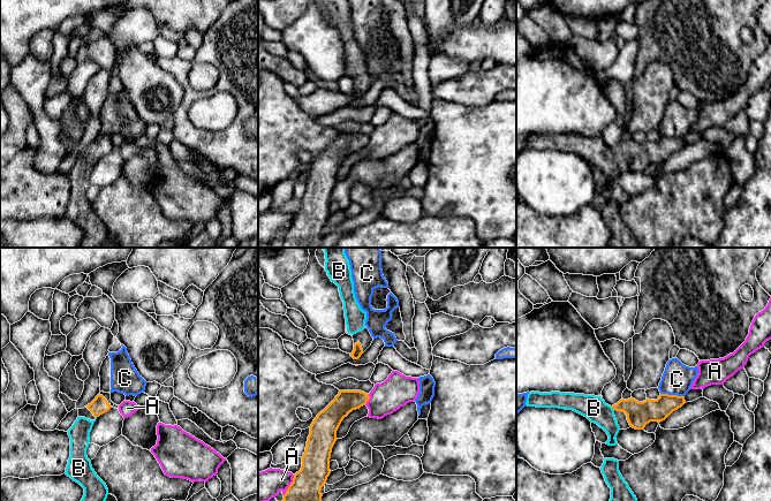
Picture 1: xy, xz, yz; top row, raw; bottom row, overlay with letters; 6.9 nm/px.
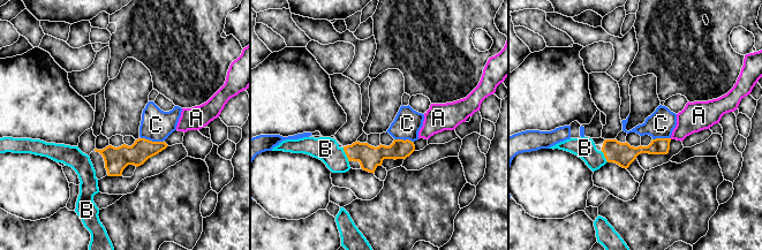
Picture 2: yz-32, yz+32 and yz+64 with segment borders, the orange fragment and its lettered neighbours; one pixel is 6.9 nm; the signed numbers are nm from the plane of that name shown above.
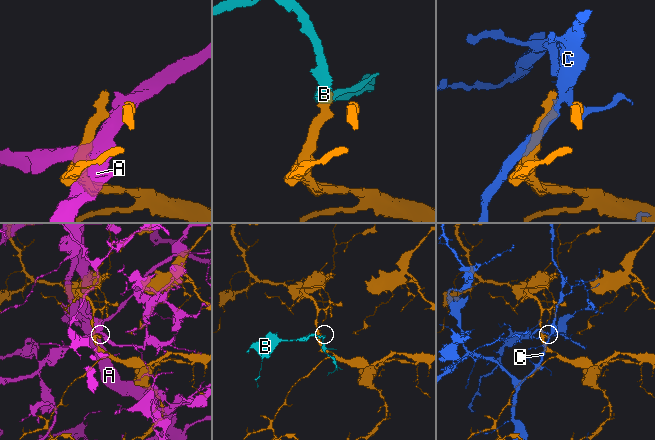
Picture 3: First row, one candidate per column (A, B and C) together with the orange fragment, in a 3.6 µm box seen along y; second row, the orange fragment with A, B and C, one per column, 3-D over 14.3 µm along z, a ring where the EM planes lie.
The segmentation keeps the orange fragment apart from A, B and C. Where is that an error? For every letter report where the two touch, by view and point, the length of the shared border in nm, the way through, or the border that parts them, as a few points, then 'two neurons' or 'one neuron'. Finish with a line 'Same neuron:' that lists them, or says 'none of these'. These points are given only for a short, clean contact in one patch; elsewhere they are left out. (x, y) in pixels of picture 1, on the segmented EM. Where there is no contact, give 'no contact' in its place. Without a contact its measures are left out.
A: xz (289, 485) | 170 nm | two neurons
B: yz (613, 409) | 40 nm | across yz (639, 414), (630, 407), (613, 409), (594, 408) | one neuron
C: yz (672, 395) | 170 nm | two neurons
Same neuron: B

